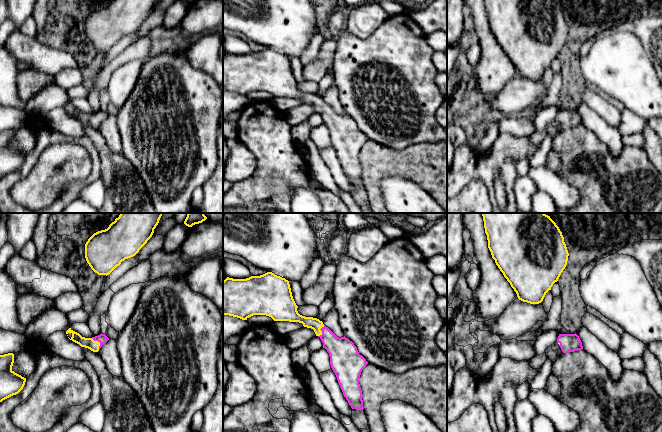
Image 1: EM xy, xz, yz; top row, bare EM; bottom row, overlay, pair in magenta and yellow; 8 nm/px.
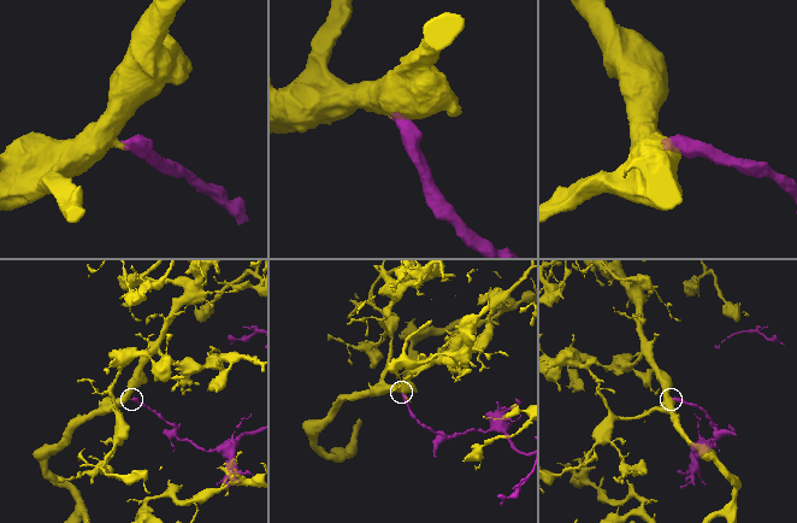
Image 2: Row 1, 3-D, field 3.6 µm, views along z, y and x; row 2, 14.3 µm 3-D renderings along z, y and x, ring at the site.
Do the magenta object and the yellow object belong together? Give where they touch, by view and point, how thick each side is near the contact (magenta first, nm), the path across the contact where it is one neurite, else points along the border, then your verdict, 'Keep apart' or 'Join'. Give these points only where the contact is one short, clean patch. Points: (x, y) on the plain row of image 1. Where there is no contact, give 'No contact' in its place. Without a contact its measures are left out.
Touches magenta at xy (98, 117). Thickness 80 nm (magenta) against 90 nm. Path across: xy (102, 114), (98, 117), (89, 119). Join

